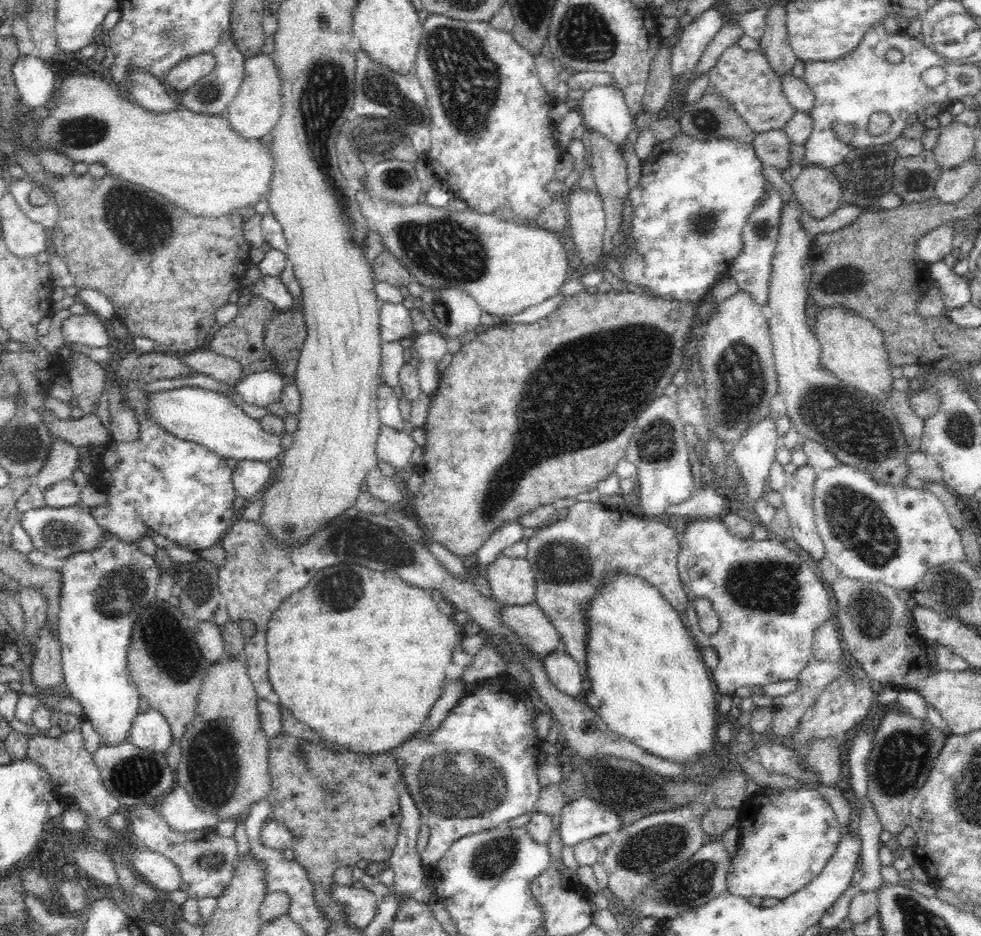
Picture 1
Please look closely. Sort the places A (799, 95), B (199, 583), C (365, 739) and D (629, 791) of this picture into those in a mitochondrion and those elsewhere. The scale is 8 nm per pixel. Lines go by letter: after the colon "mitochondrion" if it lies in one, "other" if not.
A: other
B: mitochondrion
C: other
D: mitochondrion

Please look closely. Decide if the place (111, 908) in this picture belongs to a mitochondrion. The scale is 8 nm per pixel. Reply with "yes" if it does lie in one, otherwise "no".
no

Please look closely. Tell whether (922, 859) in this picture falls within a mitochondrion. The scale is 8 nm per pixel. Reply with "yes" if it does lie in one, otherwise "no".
no

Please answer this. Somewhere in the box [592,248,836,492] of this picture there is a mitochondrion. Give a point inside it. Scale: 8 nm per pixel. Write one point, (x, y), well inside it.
(741, 389)

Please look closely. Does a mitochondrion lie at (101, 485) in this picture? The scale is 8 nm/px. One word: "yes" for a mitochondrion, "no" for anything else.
no

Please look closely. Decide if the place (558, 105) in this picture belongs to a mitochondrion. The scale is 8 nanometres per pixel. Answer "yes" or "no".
no

